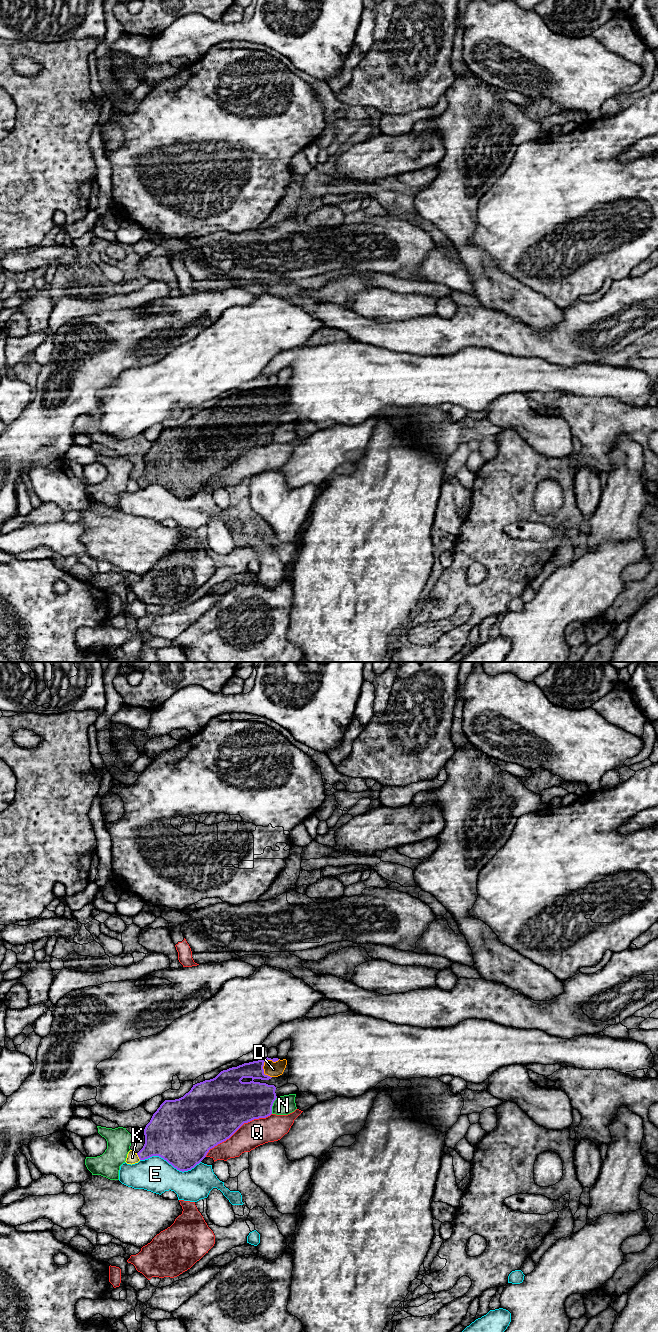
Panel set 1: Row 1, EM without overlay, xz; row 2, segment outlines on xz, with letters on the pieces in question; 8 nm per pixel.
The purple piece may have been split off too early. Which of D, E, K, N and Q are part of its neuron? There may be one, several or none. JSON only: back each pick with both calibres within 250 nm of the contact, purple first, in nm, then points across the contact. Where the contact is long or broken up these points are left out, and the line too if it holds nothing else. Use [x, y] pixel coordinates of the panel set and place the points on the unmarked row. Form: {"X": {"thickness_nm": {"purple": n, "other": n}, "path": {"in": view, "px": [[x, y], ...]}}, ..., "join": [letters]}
{"D": {"thickness_nm": {"purple": 140, "other": 130}}, "join": ["D"]}

